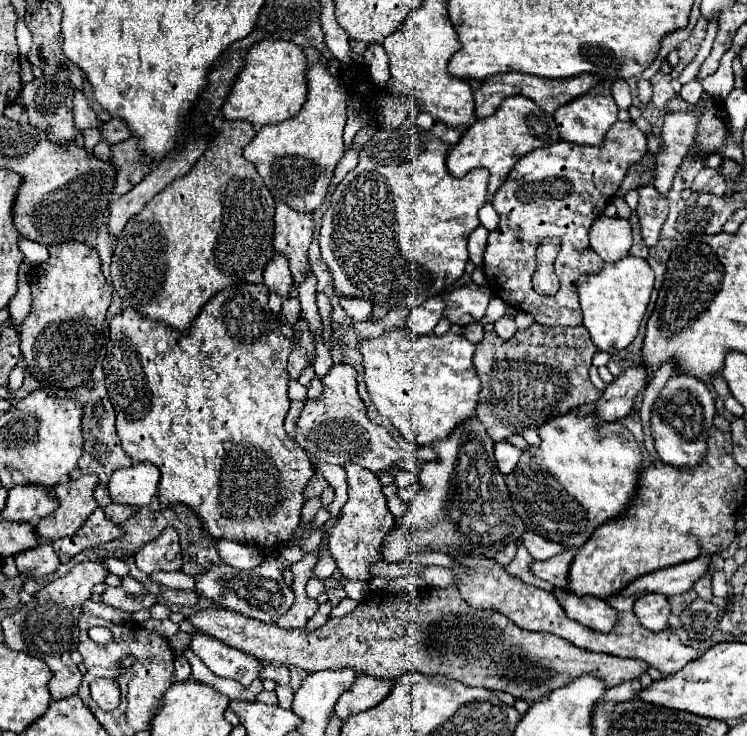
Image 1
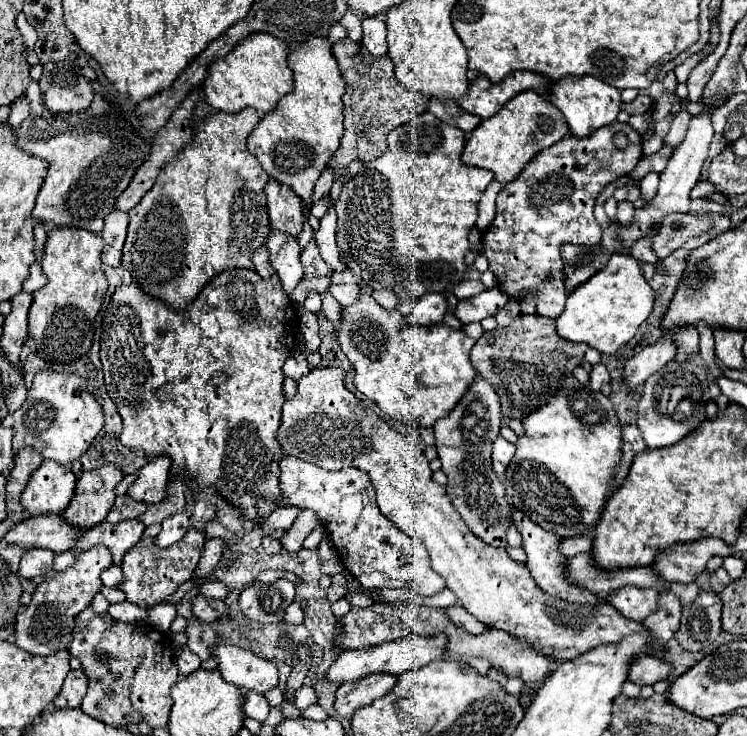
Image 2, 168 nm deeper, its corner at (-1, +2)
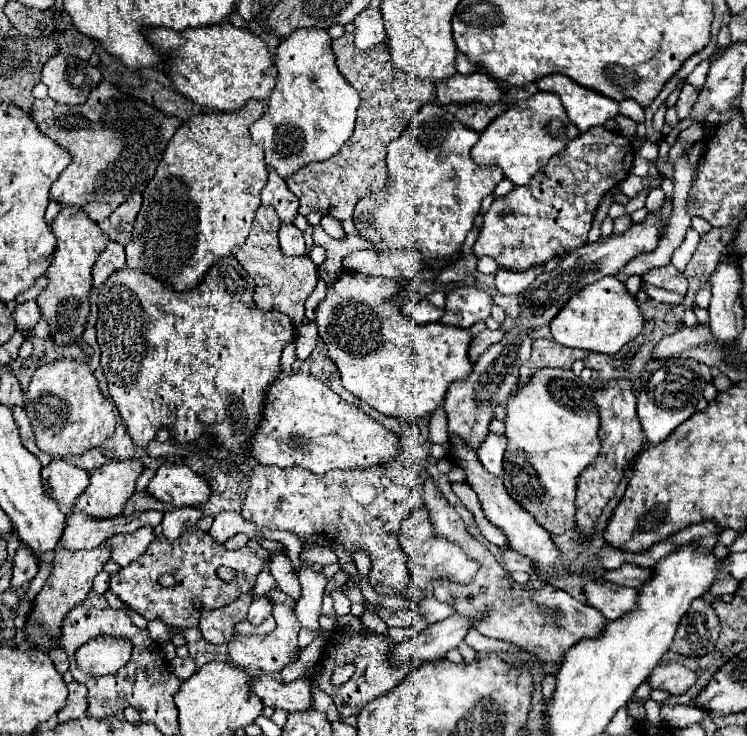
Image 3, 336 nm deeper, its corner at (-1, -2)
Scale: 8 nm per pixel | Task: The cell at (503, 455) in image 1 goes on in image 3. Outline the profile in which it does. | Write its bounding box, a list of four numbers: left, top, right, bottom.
[477,434,507,476]

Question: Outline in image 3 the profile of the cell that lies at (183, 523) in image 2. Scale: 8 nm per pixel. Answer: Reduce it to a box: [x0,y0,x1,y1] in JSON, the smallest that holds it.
[163,506,201,540]

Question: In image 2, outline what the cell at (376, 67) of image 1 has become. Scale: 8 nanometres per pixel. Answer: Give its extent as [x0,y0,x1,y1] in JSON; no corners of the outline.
[363,18,387,56]

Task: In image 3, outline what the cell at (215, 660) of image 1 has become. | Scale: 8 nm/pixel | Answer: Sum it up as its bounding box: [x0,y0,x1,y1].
[251,676,311,712]

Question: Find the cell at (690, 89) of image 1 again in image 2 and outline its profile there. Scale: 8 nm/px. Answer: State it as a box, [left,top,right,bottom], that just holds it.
[665,110,691,148]

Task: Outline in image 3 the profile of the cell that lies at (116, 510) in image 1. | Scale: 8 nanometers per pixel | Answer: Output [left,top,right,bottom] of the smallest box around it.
[125,492,165,514]

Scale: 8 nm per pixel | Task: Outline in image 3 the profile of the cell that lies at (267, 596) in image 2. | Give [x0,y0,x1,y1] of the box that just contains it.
[247,596,273,626]

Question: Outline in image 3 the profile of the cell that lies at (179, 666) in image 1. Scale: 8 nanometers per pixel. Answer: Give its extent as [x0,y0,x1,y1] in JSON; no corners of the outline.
[171,658,195,682]

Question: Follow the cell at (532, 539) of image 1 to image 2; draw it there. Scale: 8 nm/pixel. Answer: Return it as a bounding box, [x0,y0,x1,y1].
[561,536,593,558]

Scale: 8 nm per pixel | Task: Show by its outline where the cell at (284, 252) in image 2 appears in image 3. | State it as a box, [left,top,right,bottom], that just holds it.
[279,224,305,256]

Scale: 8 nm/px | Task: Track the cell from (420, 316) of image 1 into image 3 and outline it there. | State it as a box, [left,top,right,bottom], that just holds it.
[413,300,443,324]

